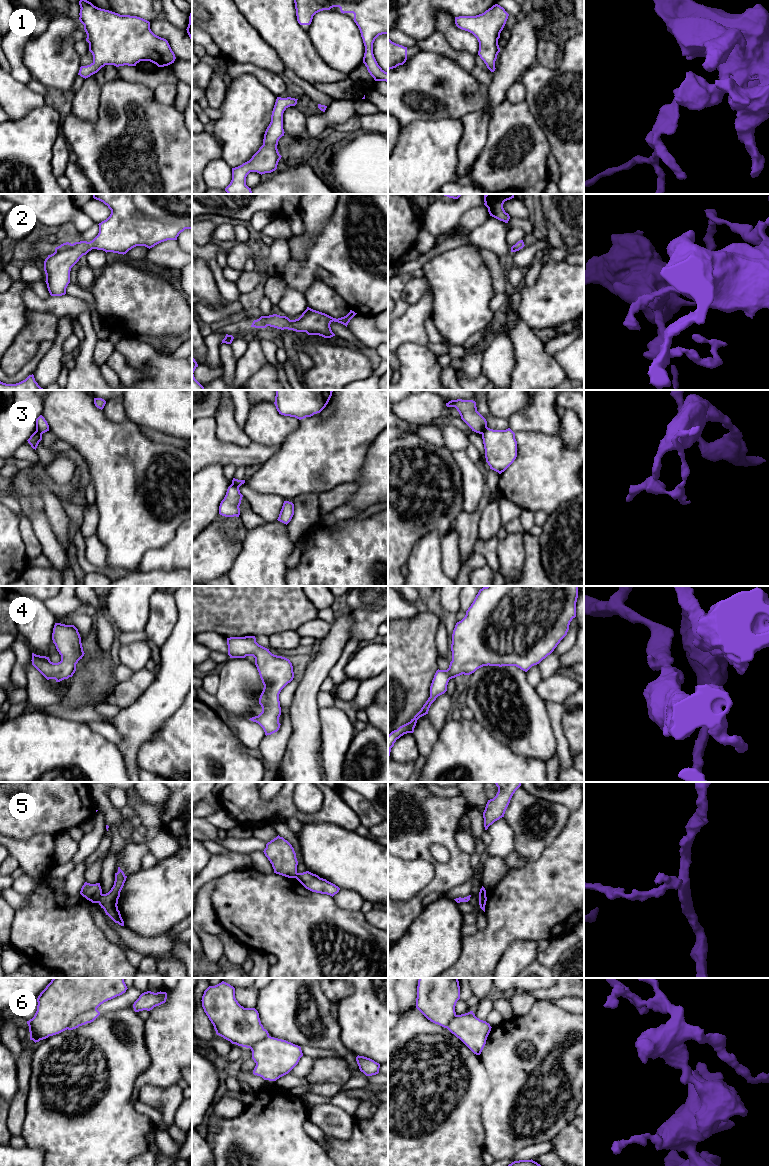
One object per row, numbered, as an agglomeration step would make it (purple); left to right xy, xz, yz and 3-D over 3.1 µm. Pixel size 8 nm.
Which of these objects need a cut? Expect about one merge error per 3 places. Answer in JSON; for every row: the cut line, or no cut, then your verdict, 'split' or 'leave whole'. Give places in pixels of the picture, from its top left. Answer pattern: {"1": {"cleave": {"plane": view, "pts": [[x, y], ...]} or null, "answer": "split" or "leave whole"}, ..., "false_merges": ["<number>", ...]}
{"1": {"cleave": null, "answer": "leave whole"}, "2": {"cleave": null, "answer": "leave whole"}, "3": {"cleave": {"plane": "xz", "pts": [[232, 483], [238, 488]]}, "answer": "split"}, "4": {"cleave": null, "answer": "leave whole"}, "5": {"cleave": {"plane": "xy", "pts": [[102, 894], [97, 902]]}, "answer": "split"}, "6": {"cleave": {"plane": "xy", "pts": [[96, 1008], [80, 1013], [66, 1028]]}, "answer": "split"}, "false_merges": ["3", "5", "6"]}

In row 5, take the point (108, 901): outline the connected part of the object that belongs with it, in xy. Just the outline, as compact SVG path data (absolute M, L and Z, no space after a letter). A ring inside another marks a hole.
M118 867L118 872L115 873L115 881L111 890L102 894L99 905L104 909L106 915L108 915L115 923L124 926L124 921L121 917L120 911L118 910L118 899L120 897L120 892L124 886L127 876Z

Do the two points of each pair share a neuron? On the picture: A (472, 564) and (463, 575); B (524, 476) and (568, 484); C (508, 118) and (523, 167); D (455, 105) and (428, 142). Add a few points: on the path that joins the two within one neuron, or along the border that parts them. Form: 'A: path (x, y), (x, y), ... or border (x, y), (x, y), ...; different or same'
A: path (469, 567), (465, 572); same
B: path (535, 476), (557, 476); same
C: path (512, 130), (515, 141), (515, 156); same
D: border (460, 118), (422, 120); different

